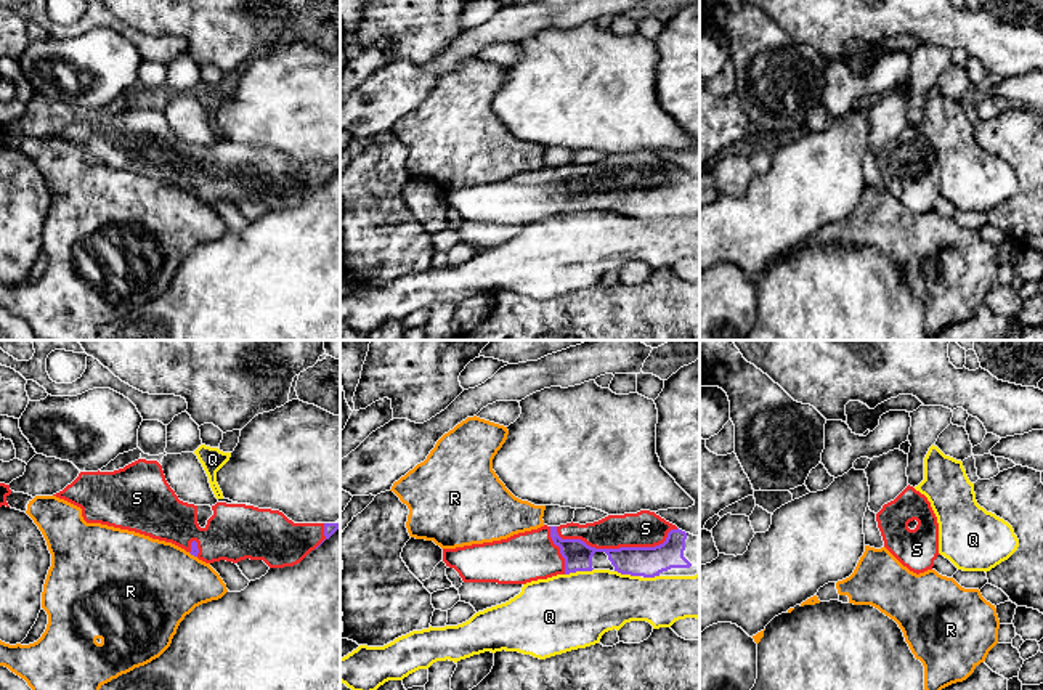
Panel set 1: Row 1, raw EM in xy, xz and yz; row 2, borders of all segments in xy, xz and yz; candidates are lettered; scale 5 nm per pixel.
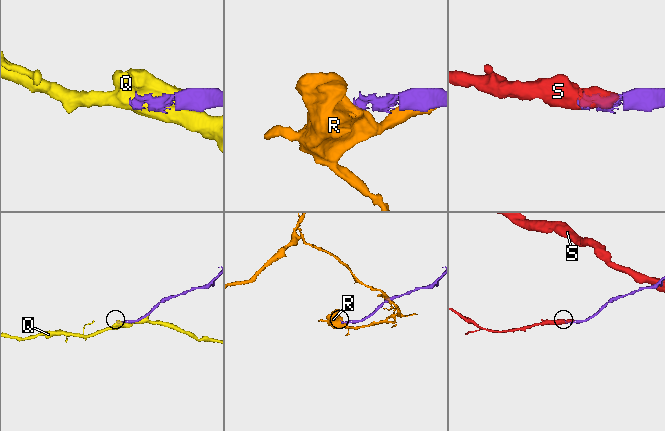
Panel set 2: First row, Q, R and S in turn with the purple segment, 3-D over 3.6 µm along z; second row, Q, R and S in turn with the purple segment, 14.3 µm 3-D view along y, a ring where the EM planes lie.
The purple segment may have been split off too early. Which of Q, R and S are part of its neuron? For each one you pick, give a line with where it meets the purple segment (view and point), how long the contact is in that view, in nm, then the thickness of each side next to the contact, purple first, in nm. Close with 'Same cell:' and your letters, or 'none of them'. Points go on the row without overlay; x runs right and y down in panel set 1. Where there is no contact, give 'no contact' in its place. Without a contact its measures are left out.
S: contact xz (620, 188); length 600 nm; calibres 160 and 180 nm
Same cell: S

